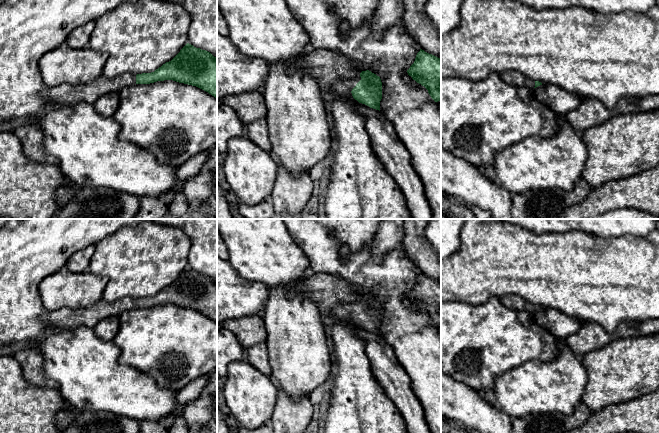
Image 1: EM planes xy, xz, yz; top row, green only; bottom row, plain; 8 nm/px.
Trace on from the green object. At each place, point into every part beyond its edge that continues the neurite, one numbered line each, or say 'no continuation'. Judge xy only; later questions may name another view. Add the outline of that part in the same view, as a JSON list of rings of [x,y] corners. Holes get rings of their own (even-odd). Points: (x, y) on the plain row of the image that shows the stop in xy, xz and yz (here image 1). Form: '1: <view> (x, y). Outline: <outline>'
1: xy (65, 318). Outline: [[[124,297],[115,302],[101,299],[91,306],[80,309],[61,308],[52,312],[46,311],[42,317],[43,329],[33,342],[0,344],[0,356],[16,355],[25,349],[37,349],[47,332],[76,329],[80,326],[94,328],[105,318],[119,316],[126,310],[135,308],[136,298]]]

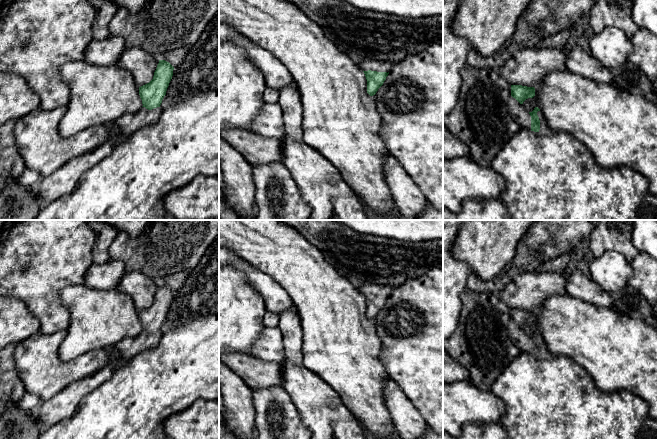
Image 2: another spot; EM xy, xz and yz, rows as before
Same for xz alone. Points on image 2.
1: xz (378, 290). Outline: [[[365,285],[359,289],[363,295],[377,295],[377,296],[390,296],[392,294],[393,288],[389,286],[381,285]]]

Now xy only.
1: xy (129, 347). Outline: [[[142,331],[135,338],[124,338],[113,347],[119,352],[120,356],[109,356],[109,366],[115,369],[122,364],[127,363],[132,357],[136,356],[137,354],[154,348],[158,344],[160,337],[160,331],[154,332],[152,334],[148,334],[145,331]]]

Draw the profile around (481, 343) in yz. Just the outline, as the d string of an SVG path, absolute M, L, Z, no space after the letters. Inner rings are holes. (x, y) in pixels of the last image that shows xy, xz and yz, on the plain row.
M466 288L461 300L462 309L457 328L443 341L443 383L469 380L480 390L491 391L494 382L520 353L511 342L508 332L511 309L499 298L498 293L479 293Z

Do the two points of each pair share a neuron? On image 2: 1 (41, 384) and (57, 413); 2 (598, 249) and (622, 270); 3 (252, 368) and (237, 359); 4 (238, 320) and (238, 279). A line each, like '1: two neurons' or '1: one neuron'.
1: two neurons
2: two neurons
3: one neuron
4: one neuron

